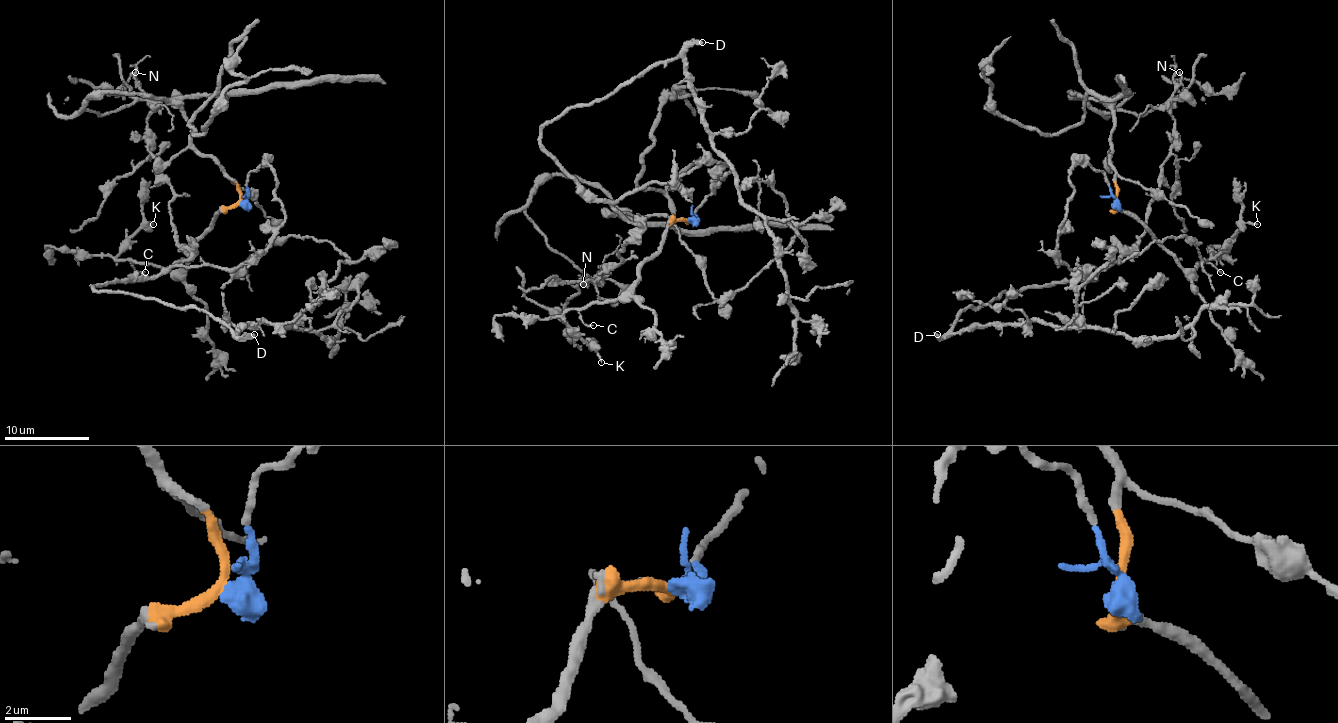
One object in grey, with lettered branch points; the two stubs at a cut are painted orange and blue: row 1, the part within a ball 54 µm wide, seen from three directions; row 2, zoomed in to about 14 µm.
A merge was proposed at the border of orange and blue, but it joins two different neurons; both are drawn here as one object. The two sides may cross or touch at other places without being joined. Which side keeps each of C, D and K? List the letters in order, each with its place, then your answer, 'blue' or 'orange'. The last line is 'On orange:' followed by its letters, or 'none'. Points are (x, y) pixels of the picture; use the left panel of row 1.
C: place (145, 272); orange
D: place (254, 334); blue
K: place (153, 224); orange
On orange: C, K

